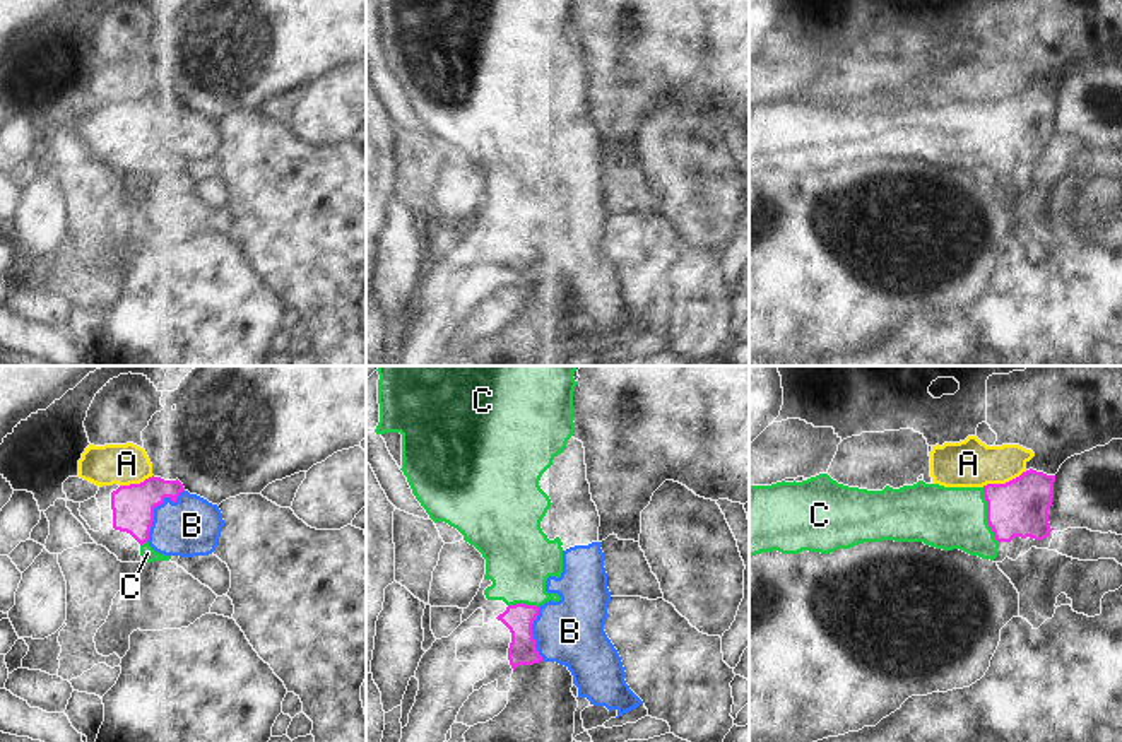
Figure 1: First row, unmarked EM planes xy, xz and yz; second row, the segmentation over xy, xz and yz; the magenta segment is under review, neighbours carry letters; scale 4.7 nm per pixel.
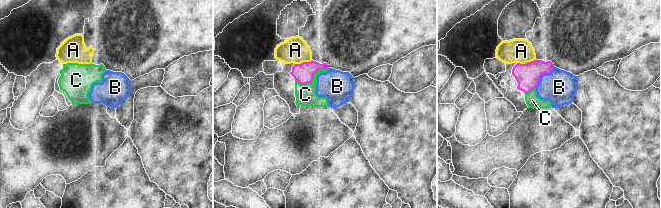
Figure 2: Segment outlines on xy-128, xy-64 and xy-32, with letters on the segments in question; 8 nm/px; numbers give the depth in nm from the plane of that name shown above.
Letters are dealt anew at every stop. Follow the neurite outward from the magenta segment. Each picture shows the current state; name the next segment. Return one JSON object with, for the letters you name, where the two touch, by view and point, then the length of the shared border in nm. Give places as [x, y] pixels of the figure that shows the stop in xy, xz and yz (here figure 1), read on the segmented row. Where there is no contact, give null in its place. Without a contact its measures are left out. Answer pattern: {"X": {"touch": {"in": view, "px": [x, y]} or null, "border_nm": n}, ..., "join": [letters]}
{"C": {"touch": {"in": "yz", "px": [987, 515]}, "border_nm": 280}, "join": ["C"]}

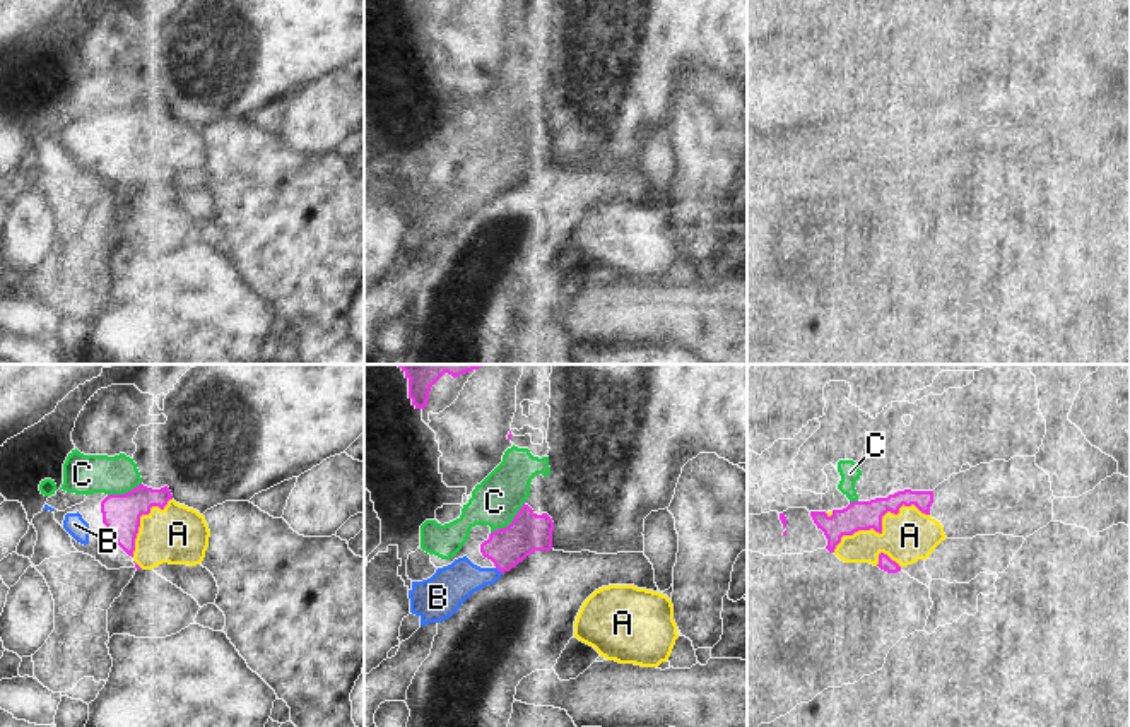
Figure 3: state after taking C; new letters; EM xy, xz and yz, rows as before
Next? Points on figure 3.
{"B": {"touch": {"in": "xz", "px": [498, 568]}, "border_nm": 50}, "join": ["B"]}

